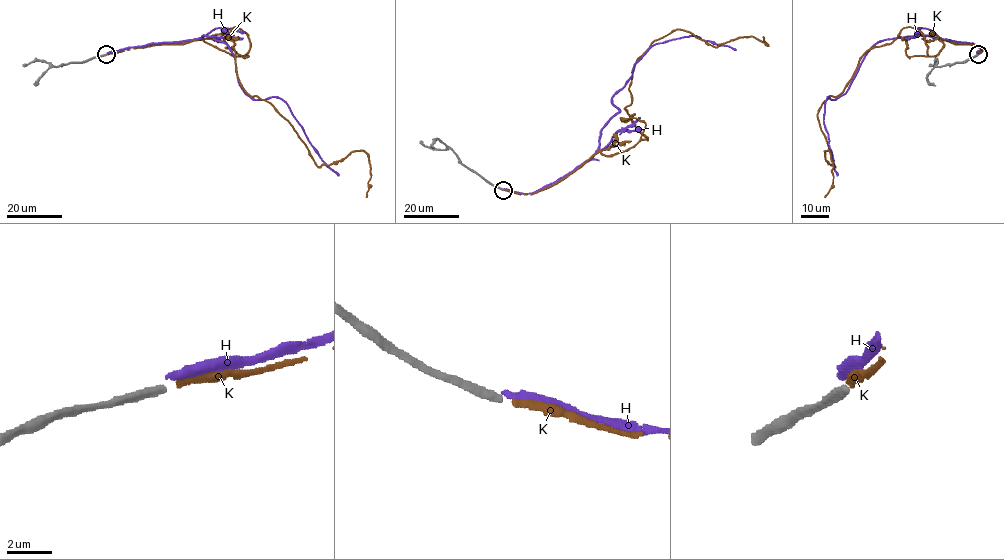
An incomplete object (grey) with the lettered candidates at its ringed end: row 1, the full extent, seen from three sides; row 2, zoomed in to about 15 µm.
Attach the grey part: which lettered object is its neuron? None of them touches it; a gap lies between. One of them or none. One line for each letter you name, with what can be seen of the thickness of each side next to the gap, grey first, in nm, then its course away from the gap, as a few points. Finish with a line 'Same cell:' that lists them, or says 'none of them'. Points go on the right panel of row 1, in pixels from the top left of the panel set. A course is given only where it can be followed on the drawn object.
K: calibres 360 and 260 nm; course (978, 54), (939, 39), (929, 56), (911, 27), (866, 52), (817, 113), (835, 167), (824, 151), (824, 197)
Same cell: K

